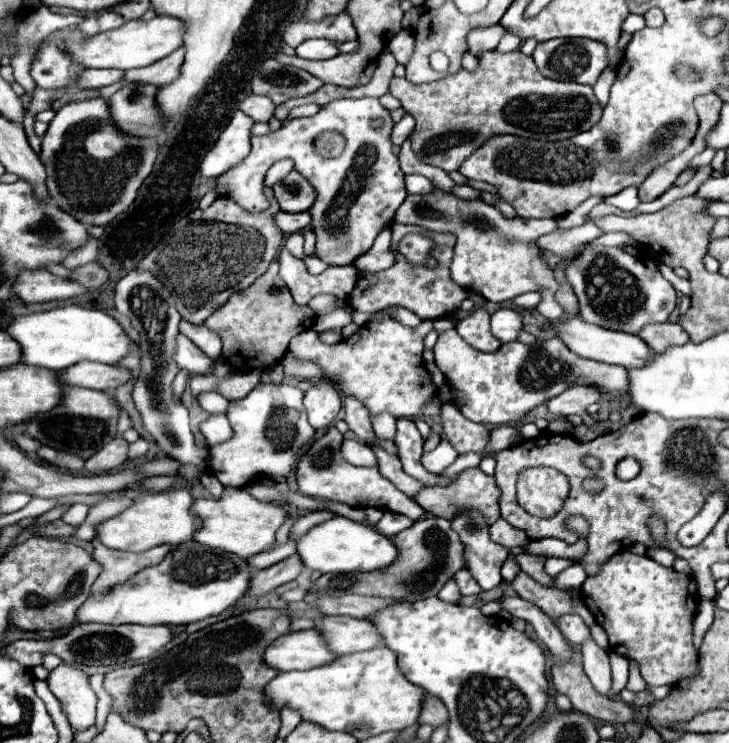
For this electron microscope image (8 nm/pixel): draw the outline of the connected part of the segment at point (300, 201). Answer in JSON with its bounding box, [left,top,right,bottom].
[273,171,315,211]

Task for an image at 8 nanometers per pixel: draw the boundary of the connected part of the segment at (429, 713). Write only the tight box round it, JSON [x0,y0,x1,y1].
[419,695,447,727]

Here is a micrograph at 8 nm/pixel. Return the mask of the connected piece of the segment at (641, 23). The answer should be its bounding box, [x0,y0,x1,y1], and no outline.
[623,15,645,33]

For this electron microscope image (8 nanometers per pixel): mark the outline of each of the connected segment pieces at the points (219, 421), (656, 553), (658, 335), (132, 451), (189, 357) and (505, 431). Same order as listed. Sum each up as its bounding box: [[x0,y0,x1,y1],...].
[[199,413,233,445],[647,548,676,567],[637,321,689,353],[129,437,149,459],[175,335,213,375],[485,425,516,451]]

